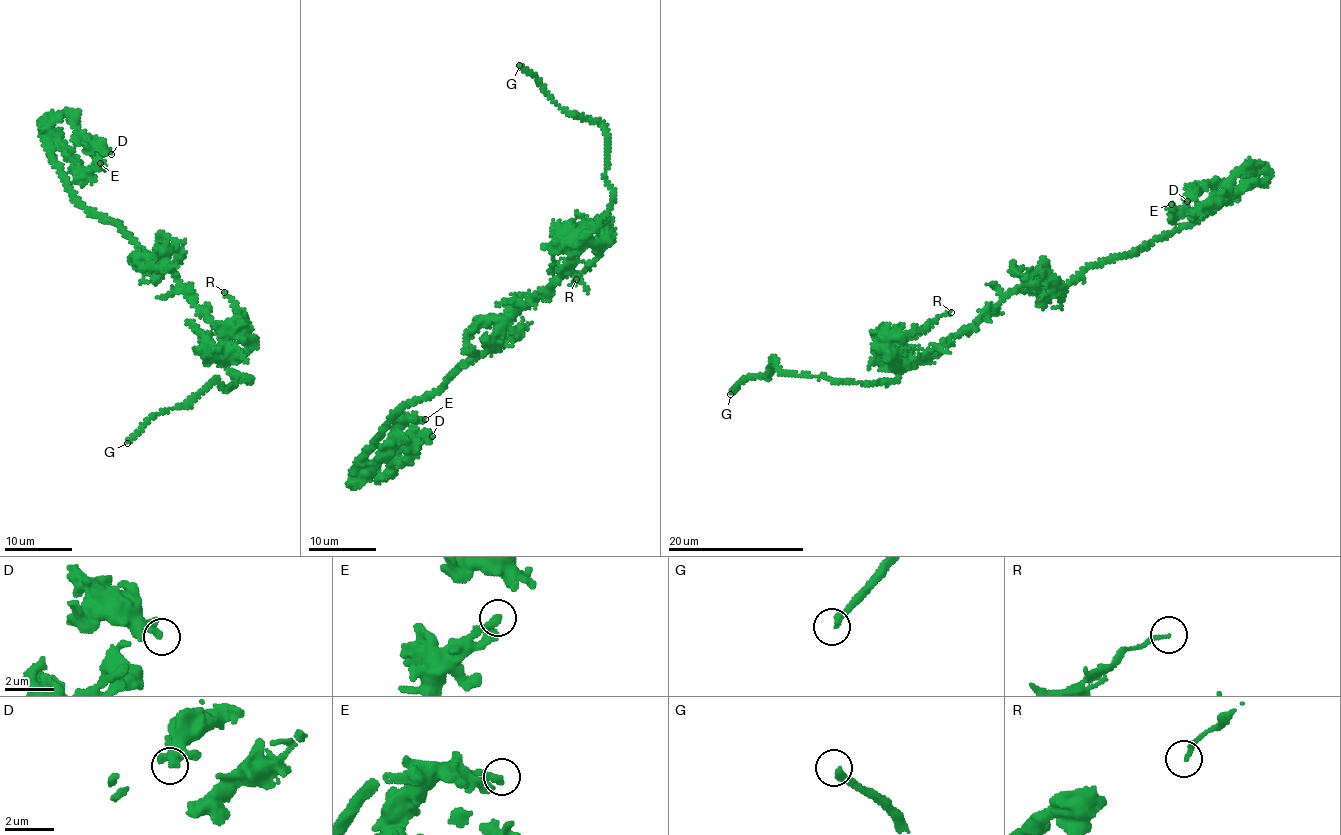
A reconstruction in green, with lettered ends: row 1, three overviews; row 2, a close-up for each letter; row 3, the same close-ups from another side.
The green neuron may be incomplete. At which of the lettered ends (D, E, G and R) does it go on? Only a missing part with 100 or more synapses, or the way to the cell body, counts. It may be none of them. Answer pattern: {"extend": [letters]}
{"extend": ["G"]}

